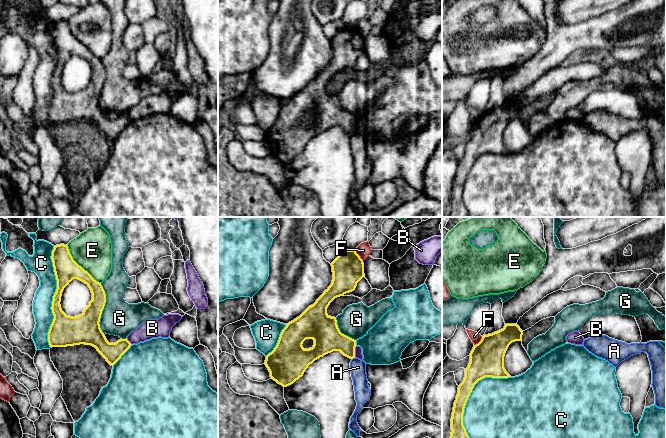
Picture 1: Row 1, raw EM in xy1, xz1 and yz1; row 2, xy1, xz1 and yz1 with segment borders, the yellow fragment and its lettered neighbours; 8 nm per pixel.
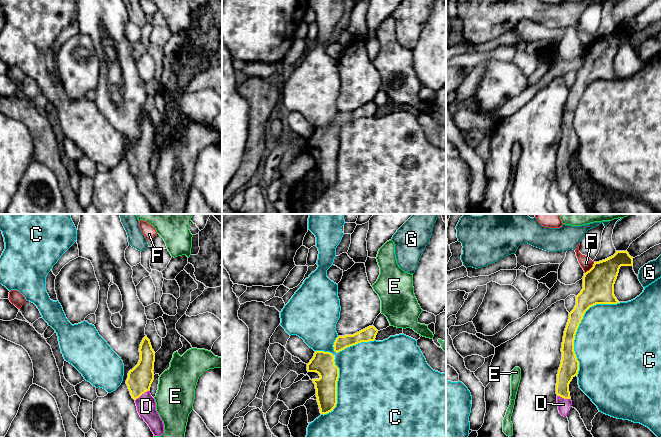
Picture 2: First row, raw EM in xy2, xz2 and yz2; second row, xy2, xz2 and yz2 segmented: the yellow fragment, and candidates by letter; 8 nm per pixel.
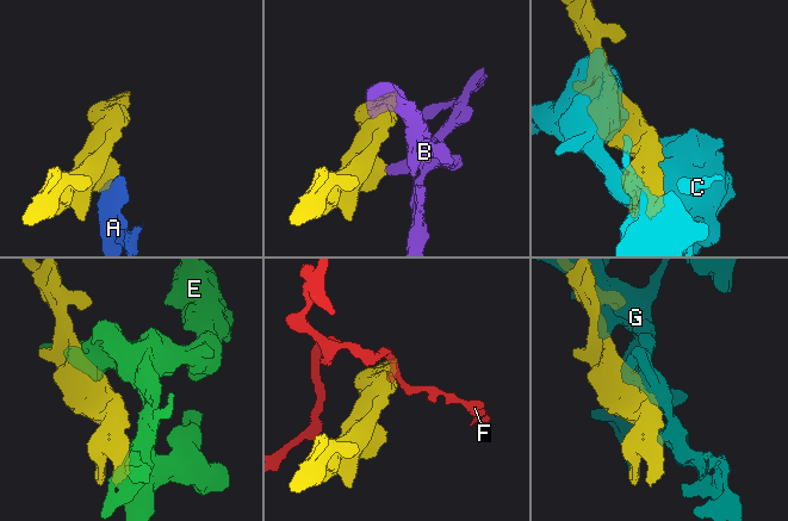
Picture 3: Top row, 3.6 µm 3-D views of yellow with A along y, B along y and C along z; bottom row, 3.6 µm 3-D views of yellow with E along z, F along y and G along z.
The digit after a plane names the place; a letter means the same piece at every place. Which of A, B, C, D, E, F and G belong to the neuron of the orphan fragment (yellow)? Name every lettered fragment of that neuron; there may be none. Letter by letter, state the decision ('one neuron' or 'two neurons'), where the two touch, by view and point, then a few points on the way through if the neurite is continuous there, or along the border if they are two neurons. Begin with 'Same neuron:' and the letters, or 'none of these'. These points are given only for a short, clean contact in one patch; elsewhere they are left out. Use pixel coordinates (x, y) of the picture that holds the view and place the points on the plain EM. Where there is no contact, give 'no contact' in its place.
Same neuron: D
A: two neurons; meets yellow in xz1 at (353, 133); border along xz1 (354, 133), (352, 135)
B: two neurons; meets yellow in xz1 at (354, 128); border along xz1 (356, 122), (354, 133)
C: two neurons; meets yellow in xy1 at (53, 73)
D: one neuron; meets yellow in xy2 at (141, 170); runs through xy2 (140, 154), (141, 170), (146, 182)
E: two neurons; meets yellow in xy1 at (80, 42)
F: two neurons; meets yellow in yz2 at (591, 44); border along yz2 (594, 38), (585, 49)
G: two neurons; meets yellow in xy1 at (103, 84)

